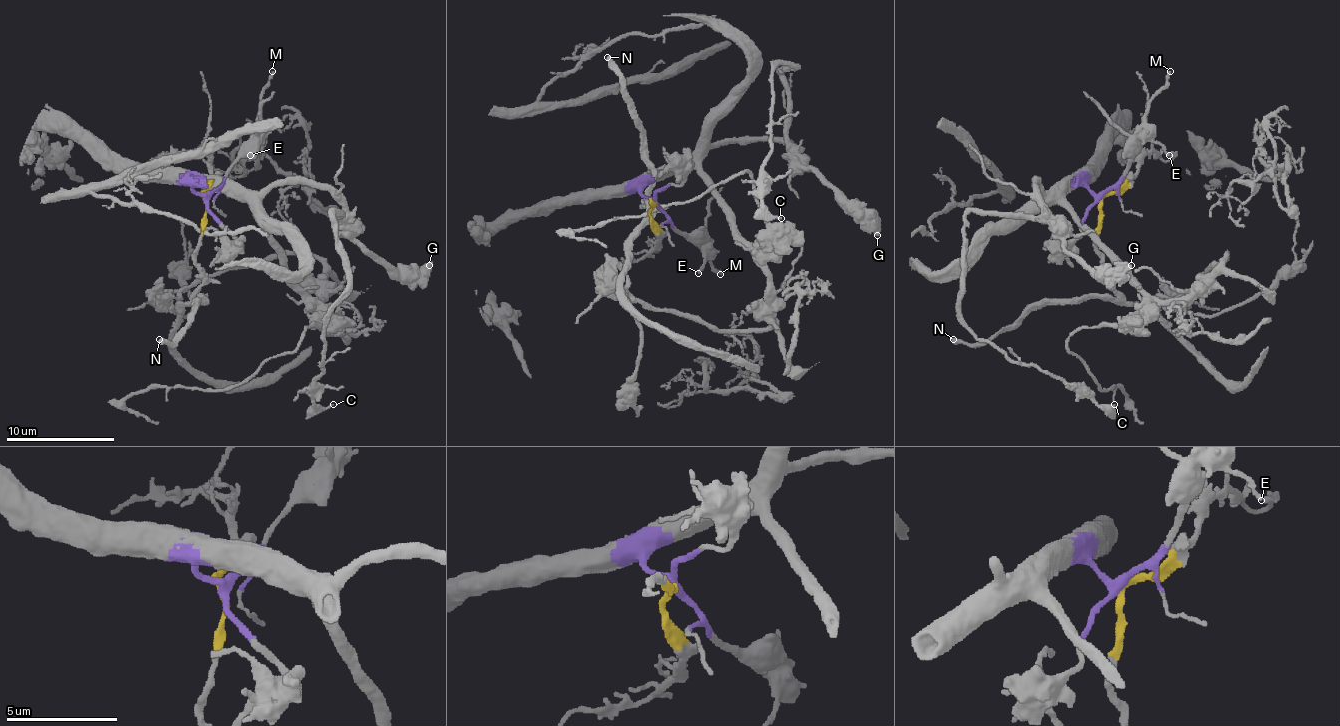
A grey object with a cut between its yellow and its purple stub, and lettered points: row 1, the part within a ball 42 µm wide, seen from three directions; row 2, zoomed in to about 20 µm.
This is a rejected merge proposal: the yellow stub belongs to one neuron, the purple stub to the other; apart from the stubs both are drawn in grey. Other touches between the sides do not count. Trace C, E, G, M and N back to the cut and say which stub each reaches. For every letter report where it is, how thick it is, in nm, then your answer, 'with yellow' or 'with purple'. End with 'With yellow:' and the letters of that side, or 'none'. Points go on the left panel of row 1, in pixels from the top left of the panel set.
C: (333, 404) | 160 nm | with purple
E: (250, 155) | 180 nm | with purple
G: (429, 265) | 550 nm | with purple
M: (272, 71) | 180 nm | with purple
N: (159, 339) | 380 nm | with yellow
With yellow: N

